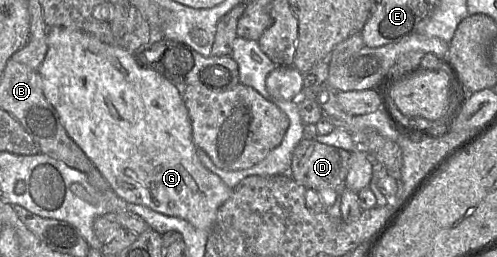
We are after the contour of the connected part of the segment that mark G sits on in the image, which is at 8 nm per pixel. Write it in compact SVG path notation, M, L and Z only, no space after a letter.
M47 28L48 51L37 70L43 93L56 109L67 134L93 162L115 193L129 203L182 218L198 229L210 231L219 207L232 188L207 169L197 155L192 123L181 93L161 74L142 67L135 53L104 43L80 30Z

